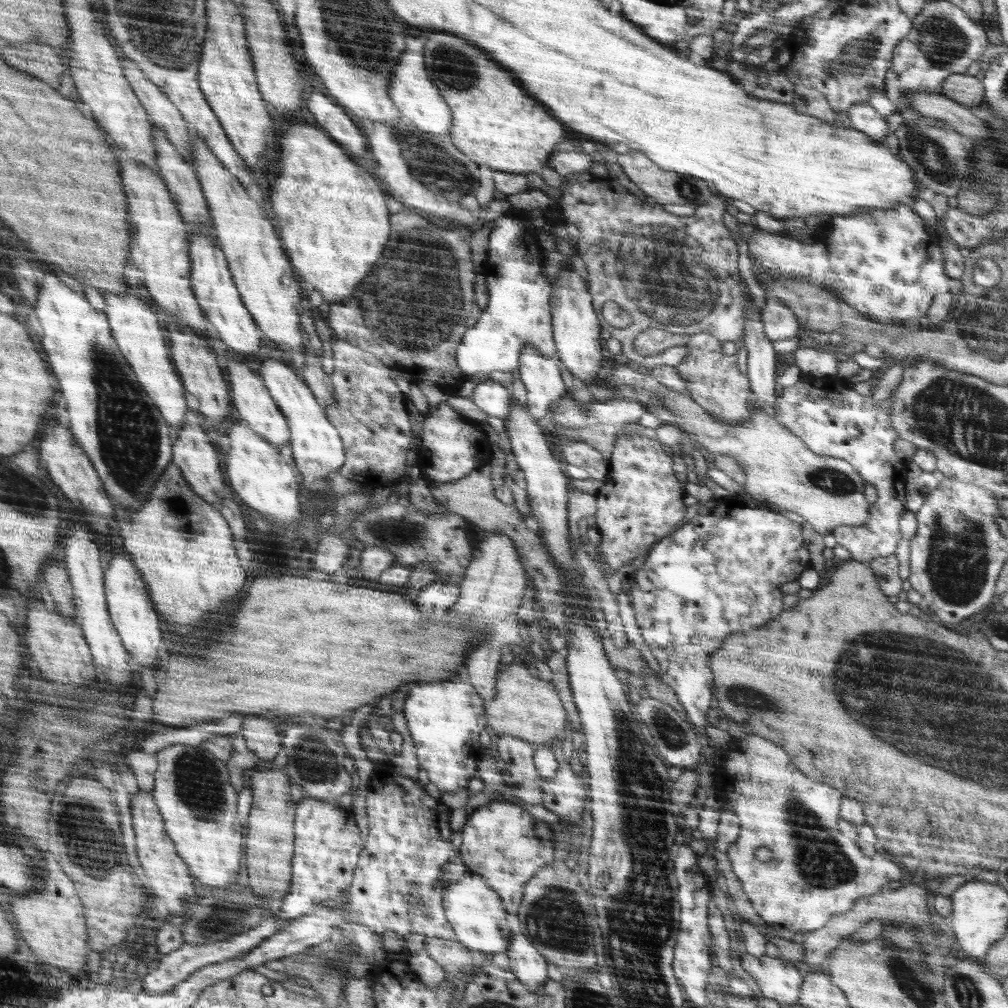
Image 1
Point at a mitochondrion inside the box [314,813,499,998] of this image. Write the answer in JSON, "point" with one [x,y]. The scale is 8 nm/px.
{"point":[326,971]}

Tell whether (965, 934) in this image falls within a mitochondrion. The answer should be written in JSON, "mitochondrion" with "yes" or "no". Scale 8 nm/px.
{"mitochondrion":"no"}

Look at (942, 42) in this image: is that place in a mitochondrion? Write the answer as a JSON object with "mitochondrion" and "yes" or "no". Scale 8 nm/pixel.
{"mitochondrion":"yes"}

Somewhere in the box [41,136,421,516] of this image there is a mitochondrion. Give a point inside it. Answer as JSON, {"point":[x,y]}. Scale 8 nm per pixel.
{"point":[129,432]}

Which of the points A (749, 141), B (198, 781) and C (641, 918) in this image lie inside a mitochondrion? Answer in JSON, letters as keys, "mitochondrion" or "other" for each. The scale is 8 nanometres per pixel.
{"A":"other","B":"mitochondrion","C":"mitochondrion"}

